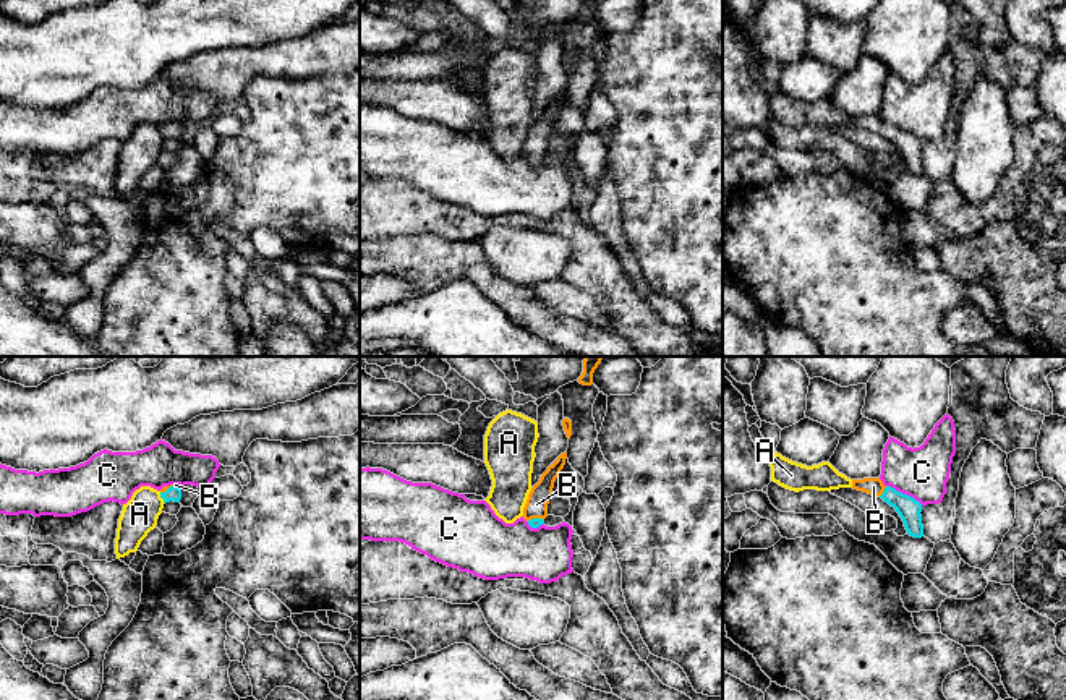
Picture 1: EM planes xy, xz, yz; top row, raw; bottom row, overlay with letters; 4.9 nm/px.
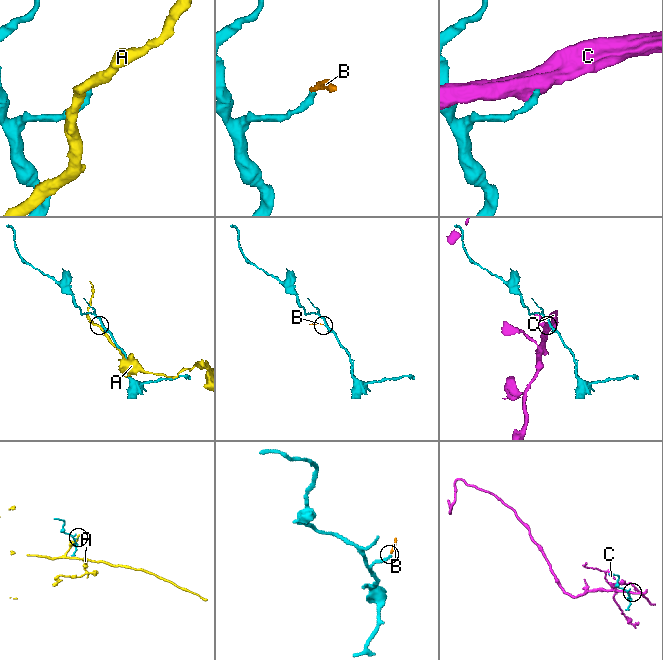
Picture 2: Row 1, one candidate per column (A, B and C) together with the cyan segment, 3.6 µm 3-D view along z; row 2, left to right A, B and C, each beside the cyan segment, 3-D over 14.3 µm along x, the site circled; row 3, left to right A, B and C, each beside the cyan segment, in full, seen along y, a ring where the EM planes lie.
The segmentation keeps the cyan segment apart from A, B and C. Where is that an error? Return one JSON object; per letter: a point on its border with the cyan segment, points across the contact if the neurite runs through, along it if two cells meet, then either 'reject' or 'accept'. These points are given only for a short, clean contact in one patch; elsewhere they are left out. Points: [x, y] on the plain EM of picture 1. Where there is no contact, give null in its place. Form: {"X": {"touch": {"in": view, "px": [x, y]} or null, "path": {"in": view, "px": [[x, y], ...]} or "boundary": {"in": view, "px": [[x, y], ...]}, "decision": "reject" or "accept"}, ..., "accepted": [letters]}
{"A": {"touch": {"in": "xy", "px": [161, 133]}, "decision": "reject"}, "B": {"touch": {"in": "yz", "px": [883, 128]}, "path": {"in": "yz", "px": [[909, 146], [883, 128], [874, 123]]}, "decision": "accept"}, "C": {"touch": {"in": "yz", "px": [904, 132]}, "boundary": {"in": "yz", "px": [[886, 122], [912, 133], [922, 141]]}, "decision": "reject"}, "accepted": ["B"]}

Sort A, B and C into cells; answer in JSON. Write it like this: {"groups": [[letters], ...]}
{"groups": [["A"], ["B"], ["C"]]}

